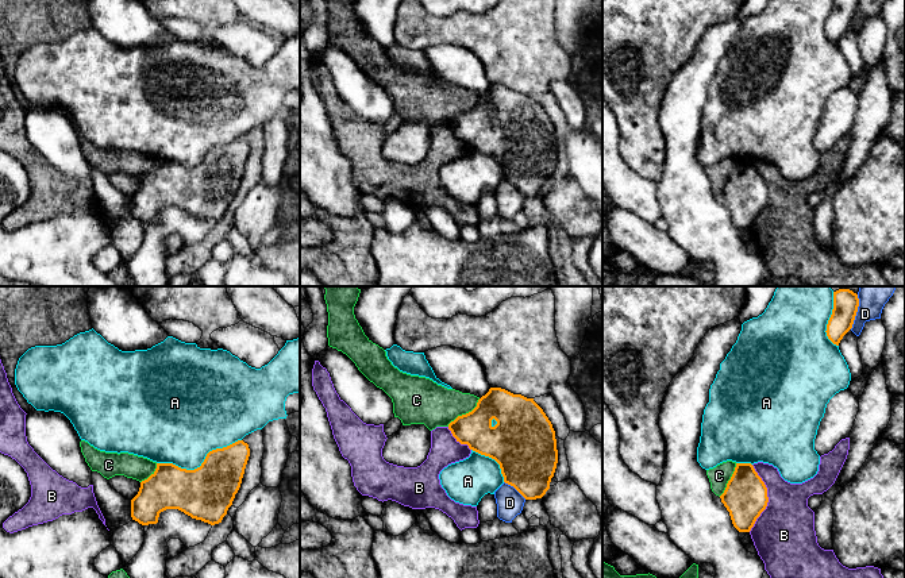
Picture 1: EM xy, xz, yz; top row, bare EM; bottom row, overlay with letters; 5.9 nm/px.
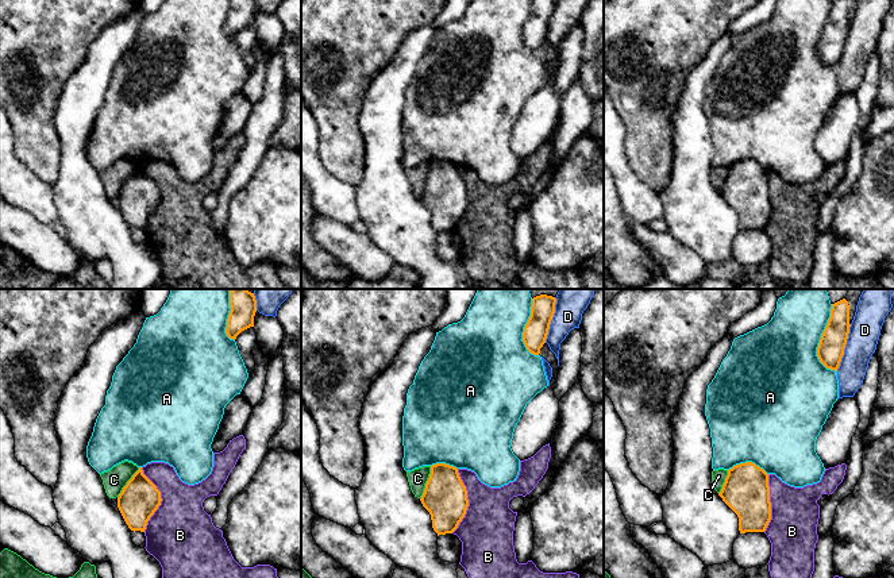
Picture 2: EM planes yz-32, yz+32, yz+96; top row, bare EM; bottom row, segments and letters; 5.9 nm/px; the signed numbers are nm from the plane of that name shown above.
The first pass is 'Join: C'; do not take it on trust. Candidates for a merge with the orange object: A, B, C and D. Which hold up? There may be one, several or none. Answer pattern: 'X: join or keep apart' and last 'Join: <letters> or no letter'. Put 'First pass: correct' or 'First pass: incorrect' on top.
First pass: incorrect
A: keep apart
B: keep apart
C: keep apart
D: keep apart
Join: no letter

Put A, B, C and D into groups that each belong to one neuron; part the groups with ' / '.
A D / B / C

